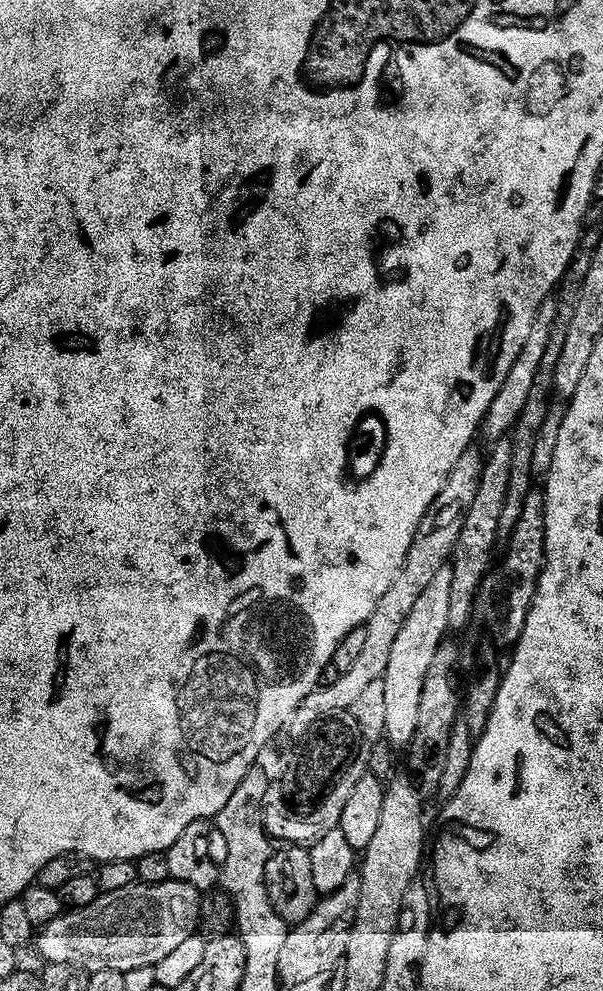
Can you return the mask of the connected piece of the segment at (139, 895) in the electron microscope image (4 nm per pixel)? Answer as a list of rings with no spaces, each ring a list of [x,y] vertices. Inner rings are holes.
[[[169,879],[161,884],[134,883],[126,890],[103,893],[90,906],[65,911],[54,922],[43,925],[35,933],[34,948],[40,951],[41,961],[49,964],[65,964],[80,968],[83,972],[129,972],[139,968],[150,968],[162,958],[167,958],[186,938],[197,935],[200,923],[200,902],[202,894],[186,882]]]

